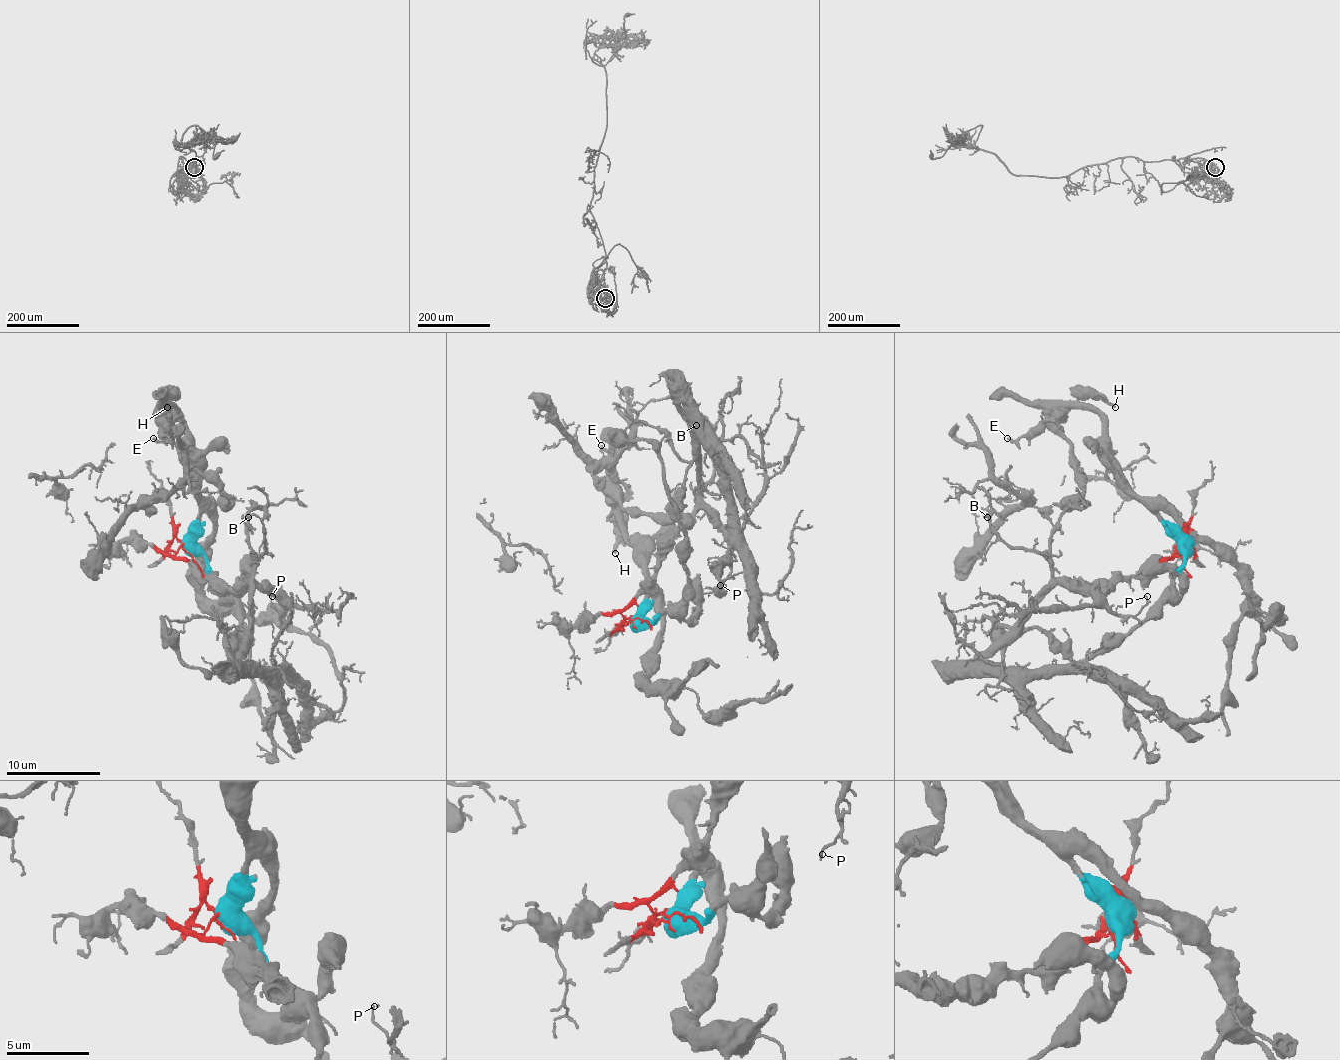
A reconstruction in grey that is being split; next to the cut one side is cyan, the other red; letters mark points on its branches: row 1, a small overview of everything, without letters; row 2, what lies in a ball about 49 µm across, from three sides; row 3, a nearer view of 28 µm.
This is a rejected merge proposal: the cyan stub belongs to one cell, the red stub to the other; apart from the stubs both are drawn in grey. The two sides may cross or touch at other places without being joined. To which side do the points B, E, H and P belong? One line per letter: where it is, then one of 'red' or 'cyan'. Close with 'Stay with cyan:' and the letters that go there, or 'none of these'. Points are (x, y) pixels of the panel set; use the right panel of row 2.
B: at (987, 517); red
E: at (1007, 438); cyan
H: at (1115, 407); cyan
P: at (1147, 596); red
Stay with cyan: E, H

